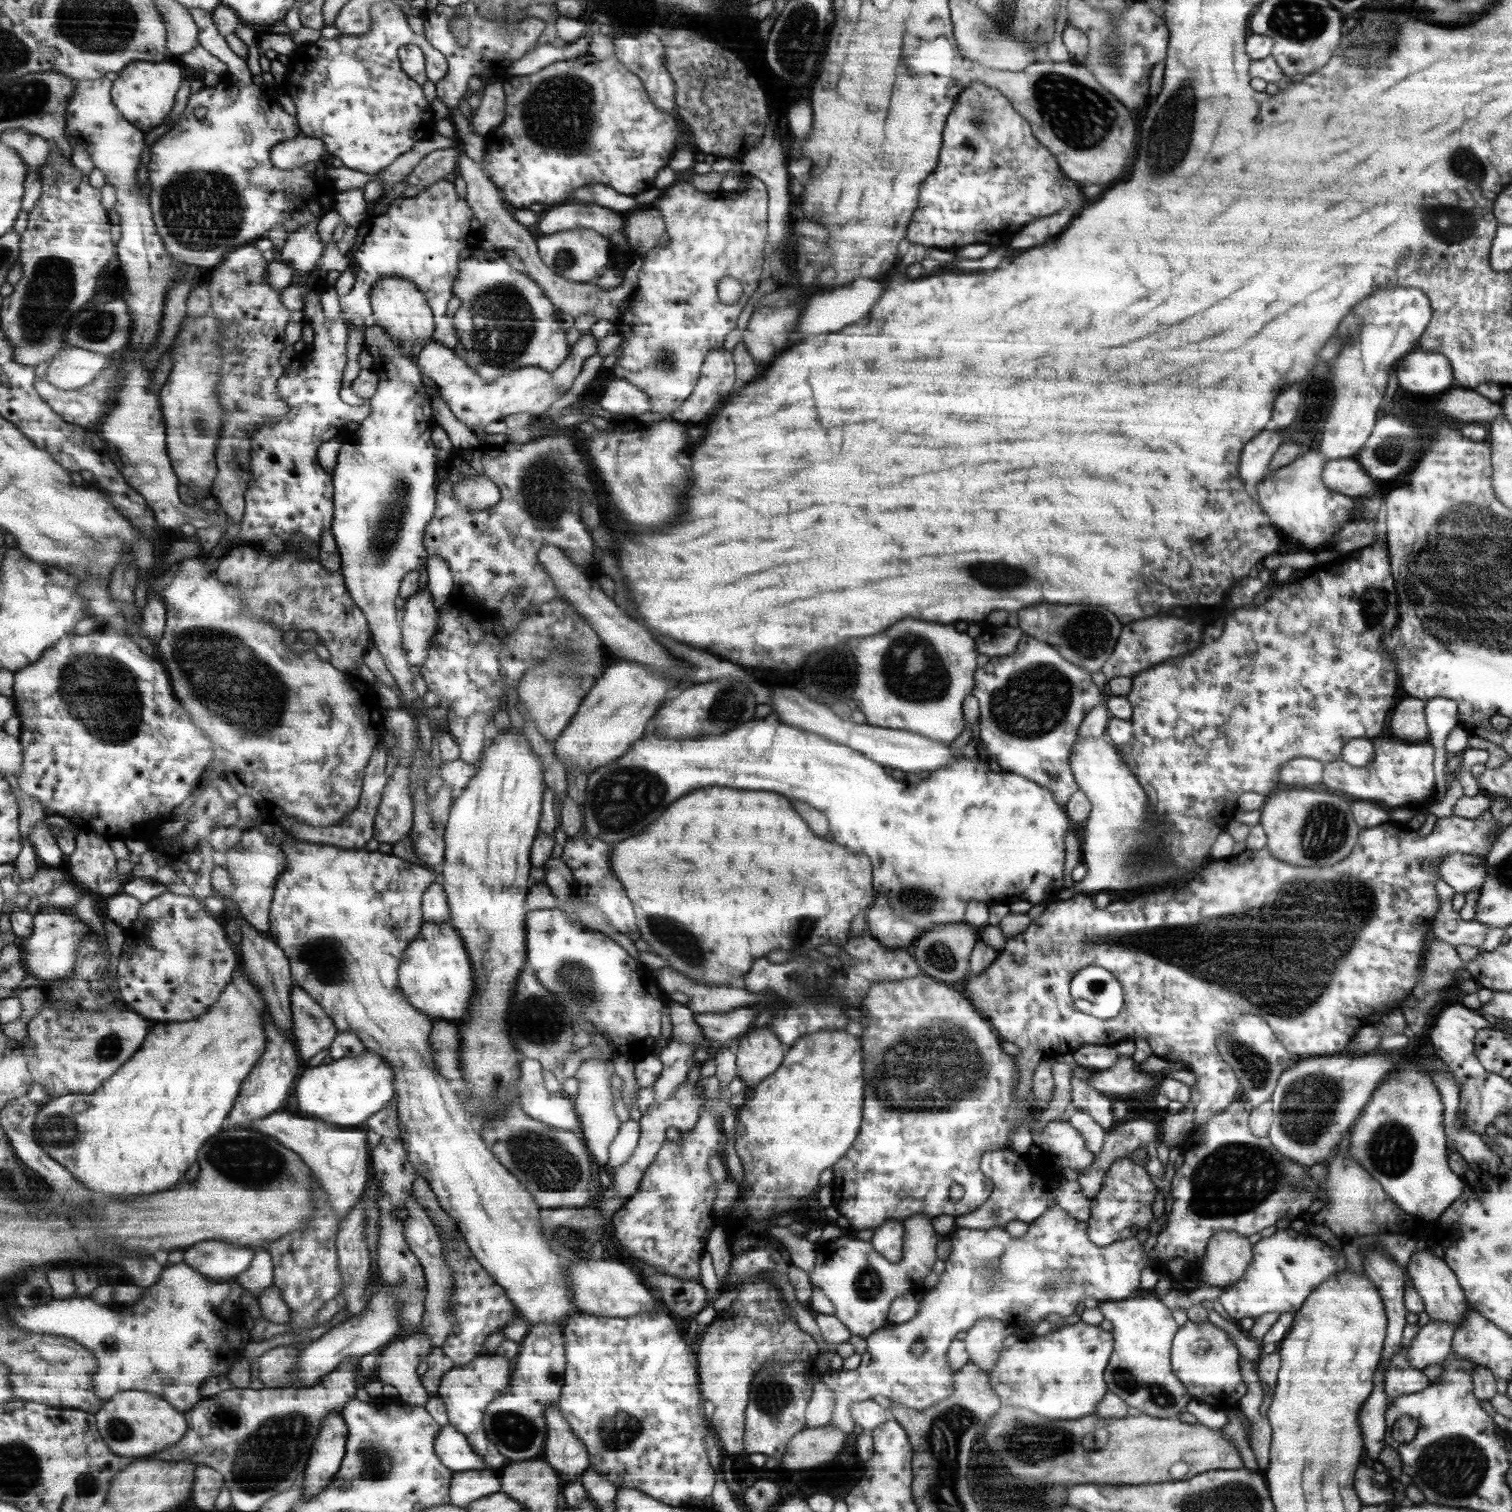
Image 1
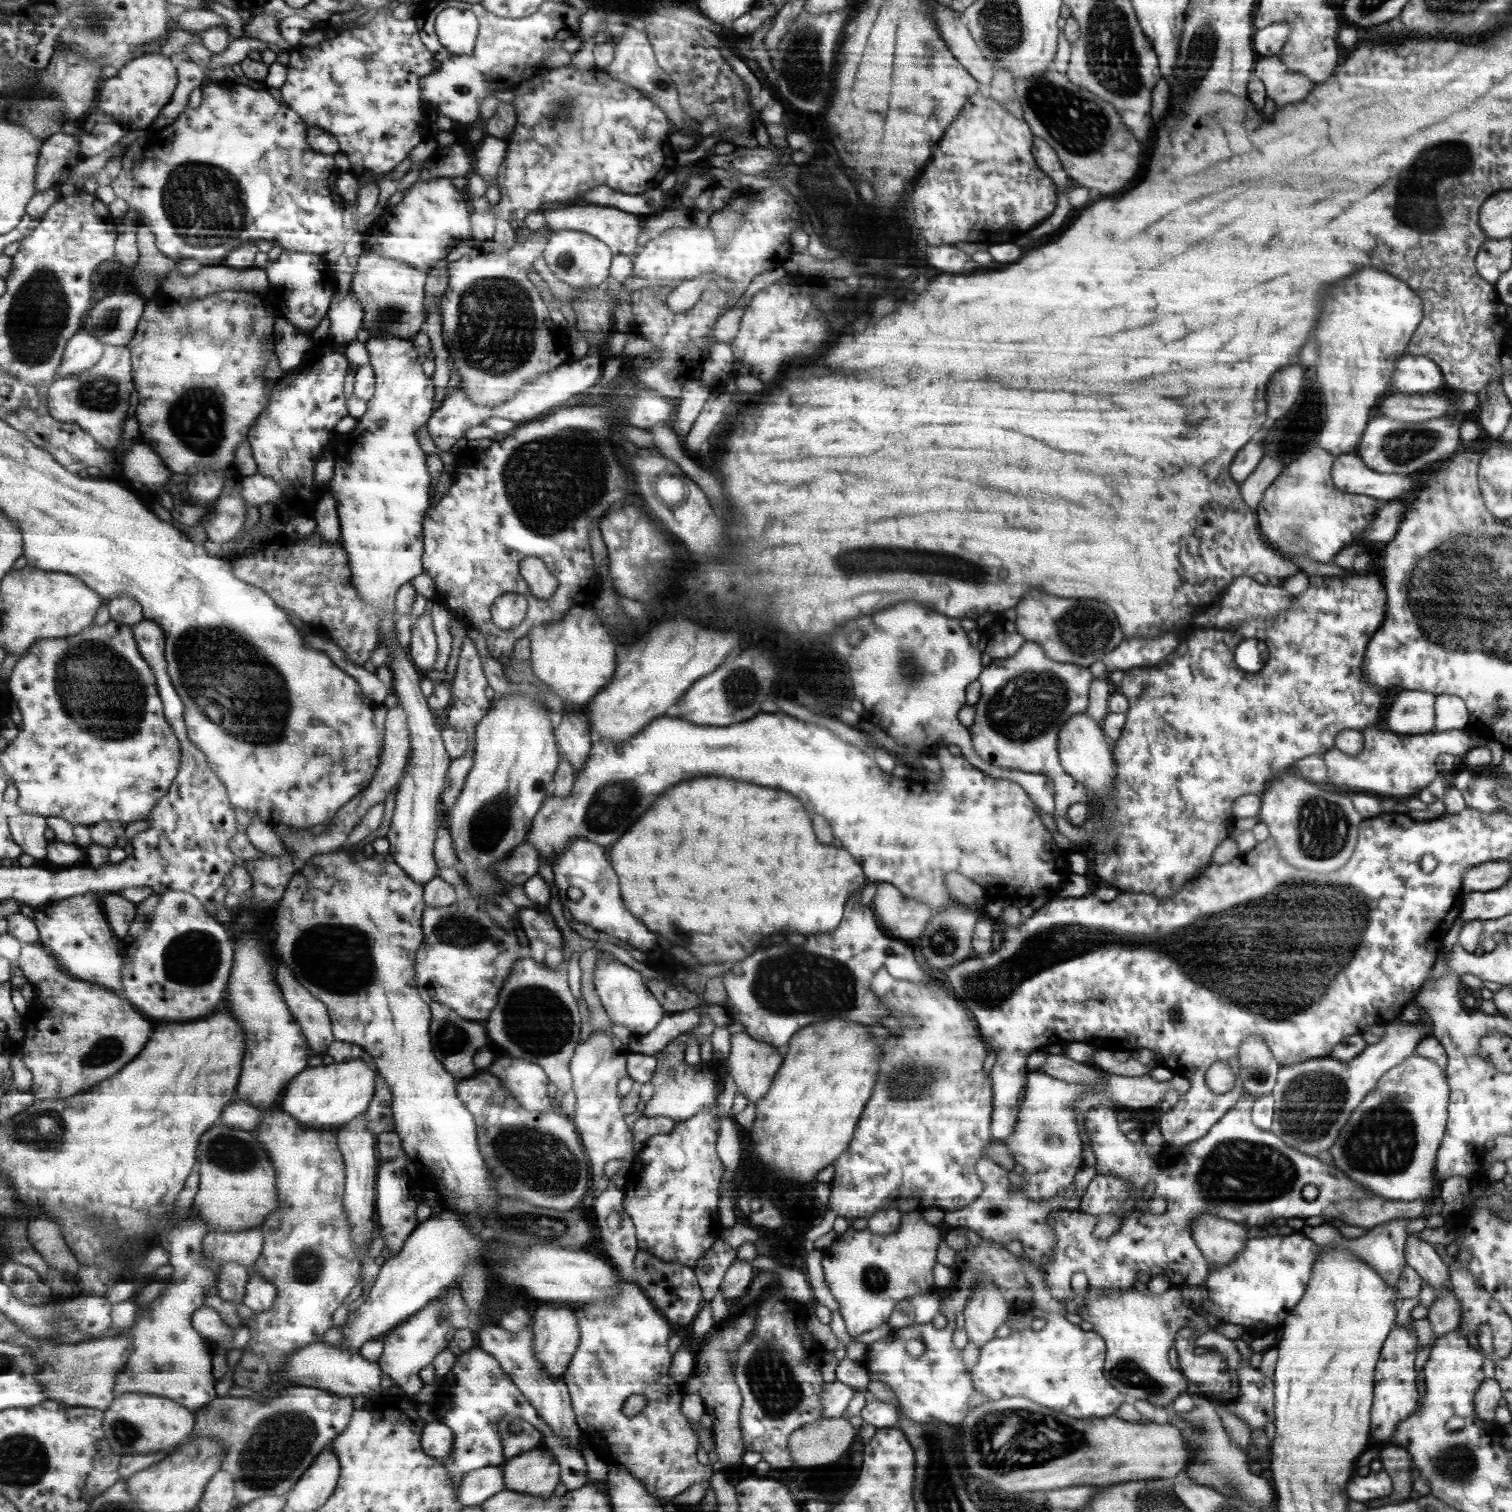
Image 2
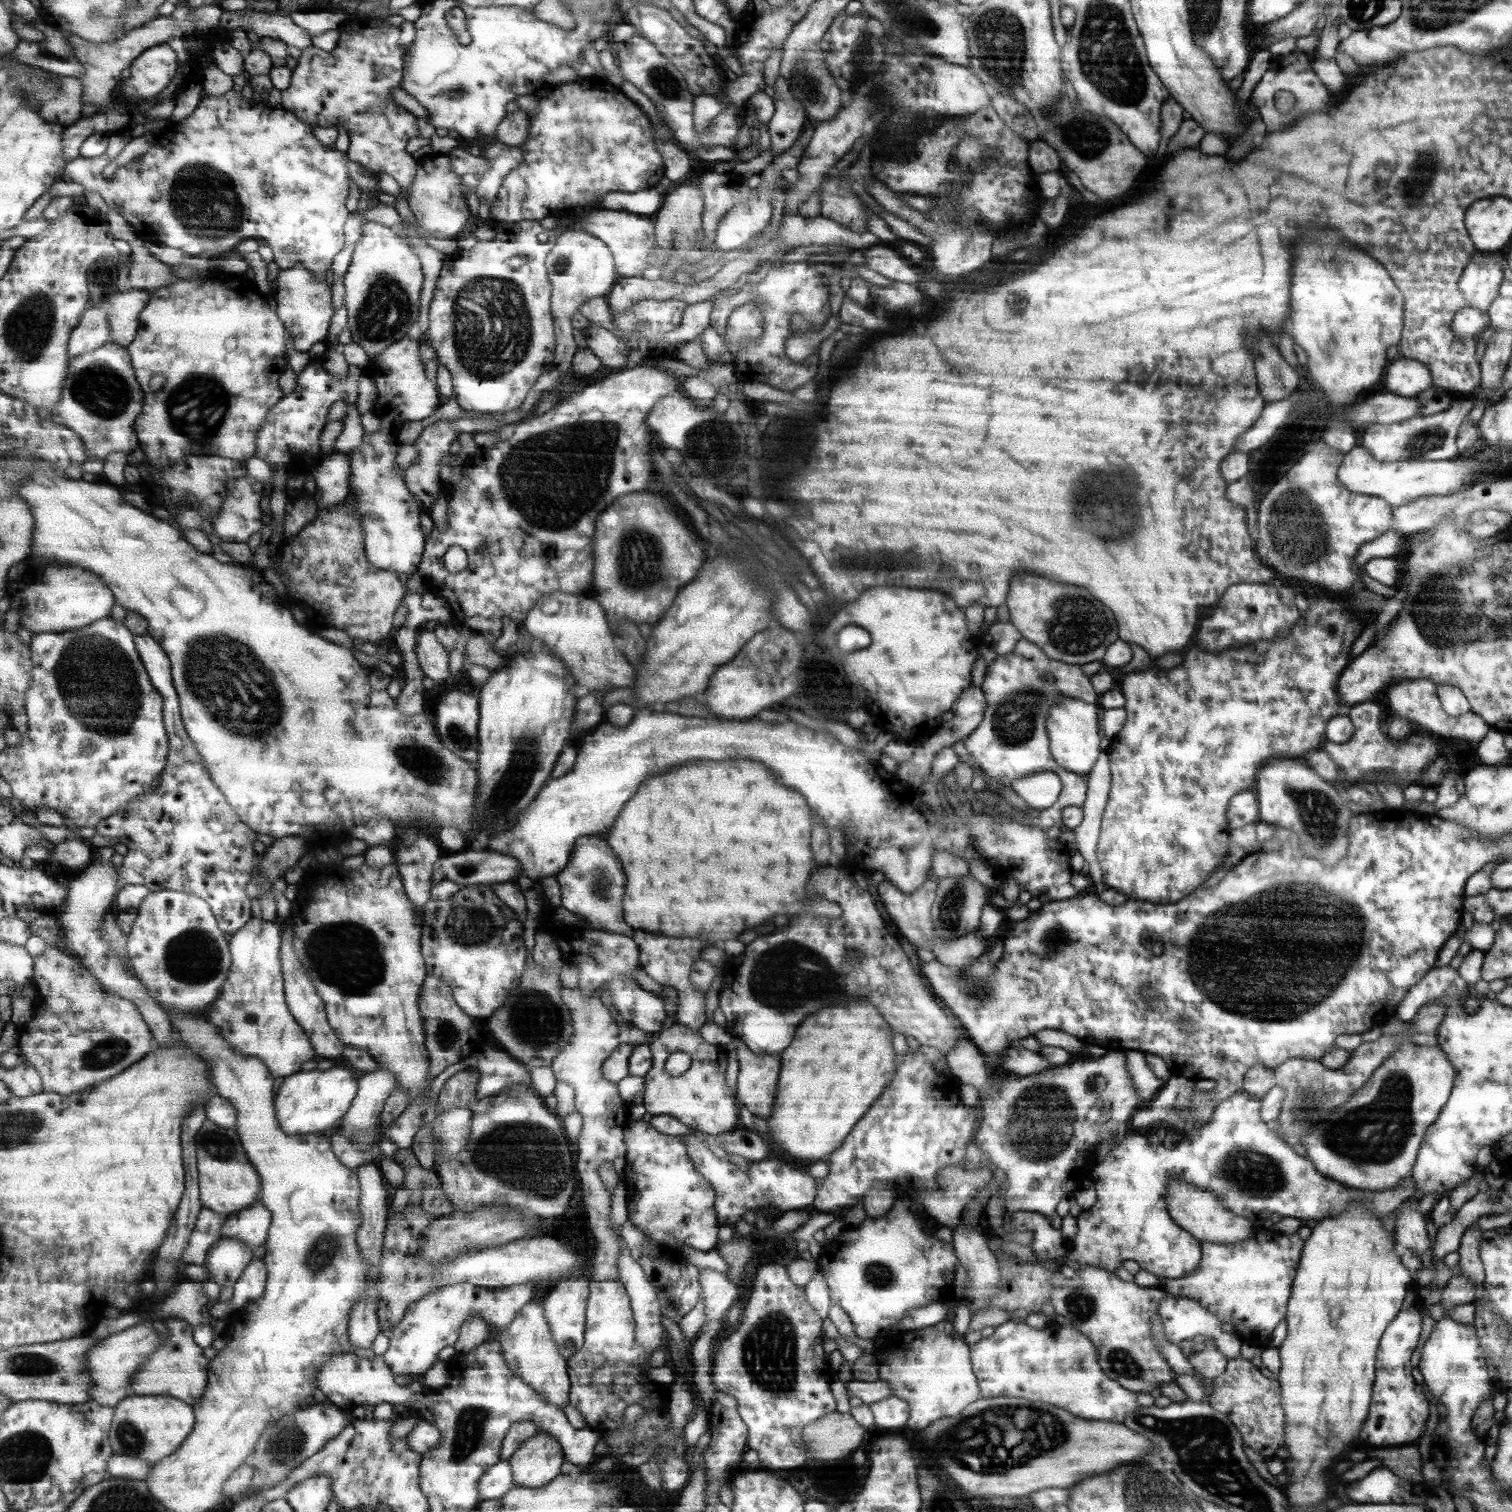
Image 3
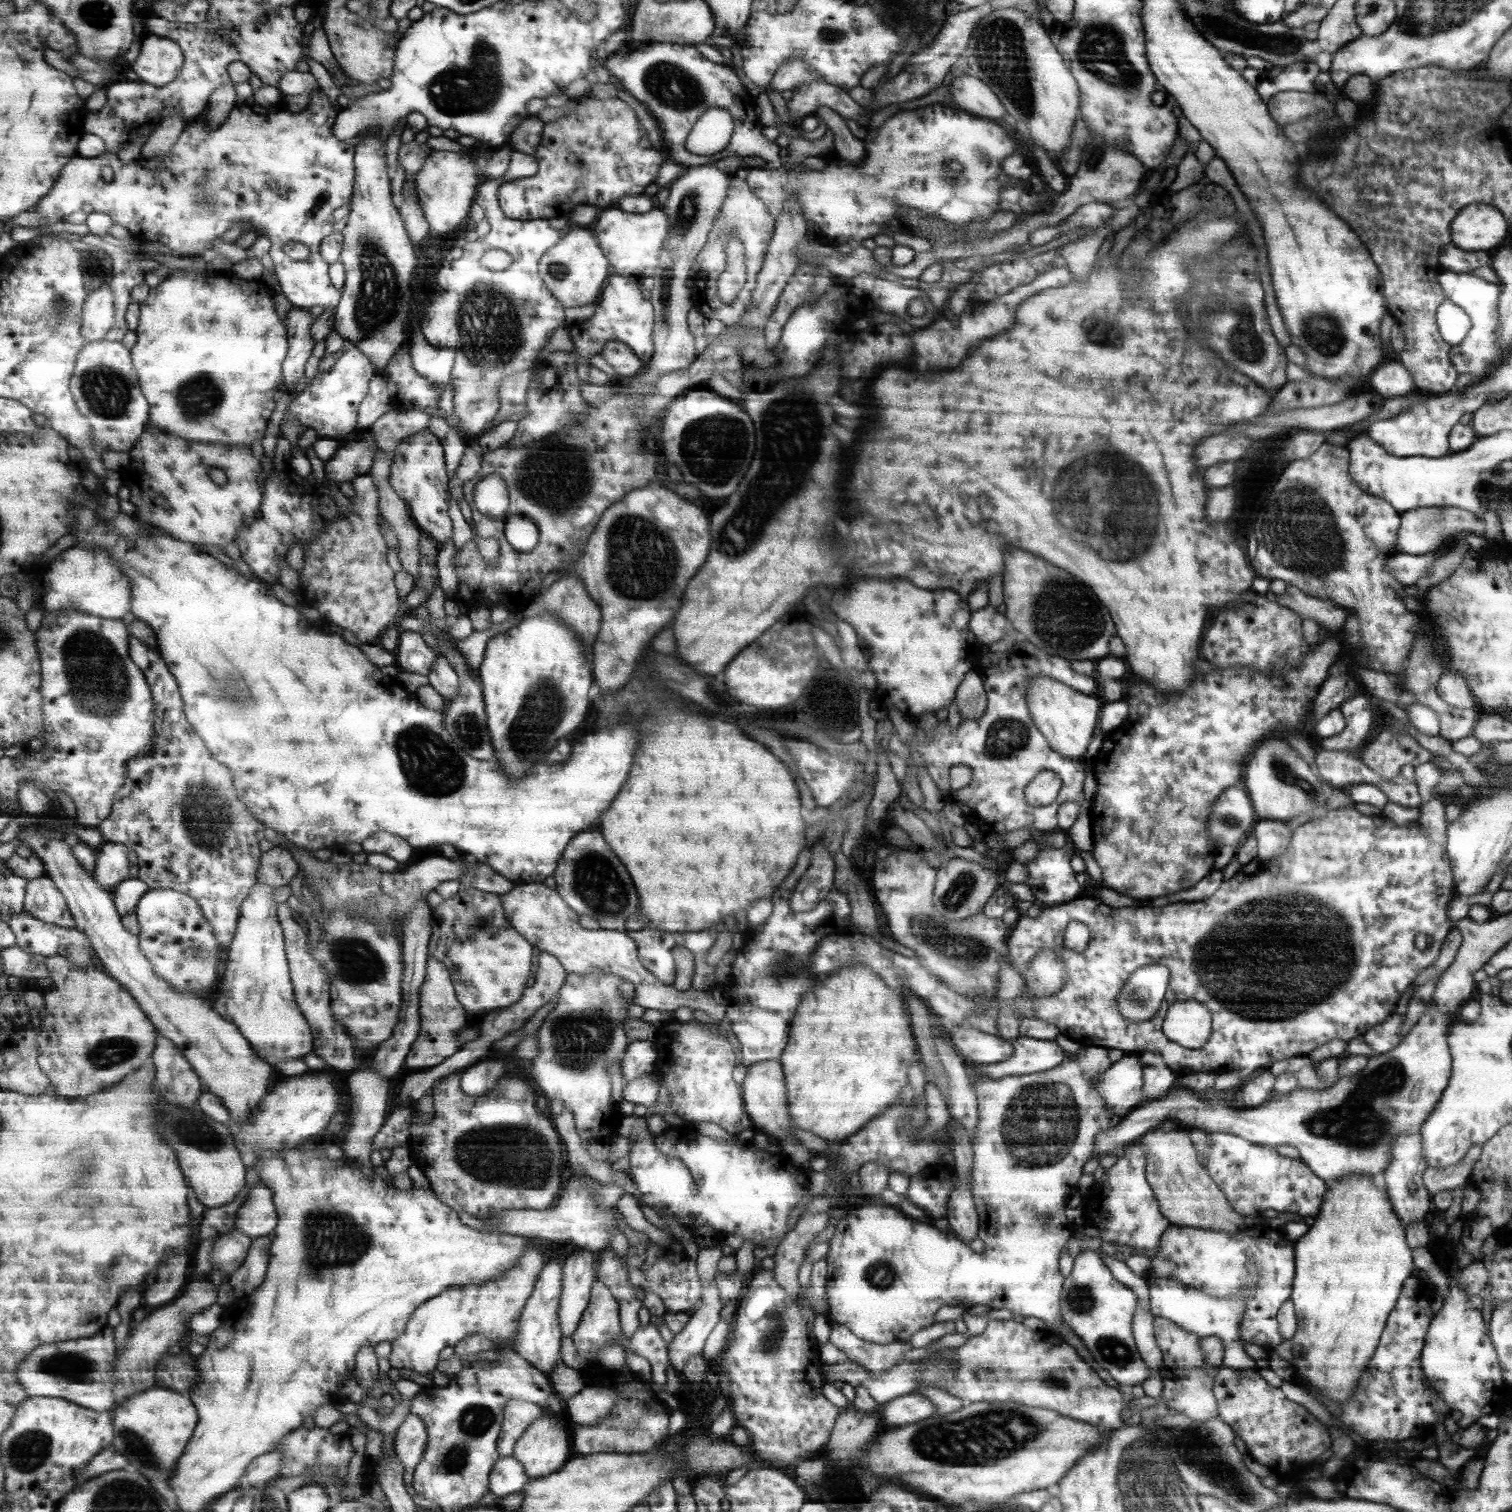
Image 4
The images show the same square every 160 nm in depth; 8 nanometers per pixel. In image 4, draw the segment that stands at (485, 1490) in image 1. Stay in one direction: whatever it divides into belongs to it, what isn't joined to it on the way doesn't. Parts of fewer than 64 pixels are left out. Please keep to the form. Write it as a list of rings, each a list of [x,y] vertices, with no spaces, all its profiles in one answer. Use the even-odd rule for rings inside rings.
[[[513,1457],[500,1458],[490,1476],[491,1493],[498,1498],[523,1492],[532,1478],[525,1470],[524,1464]]]

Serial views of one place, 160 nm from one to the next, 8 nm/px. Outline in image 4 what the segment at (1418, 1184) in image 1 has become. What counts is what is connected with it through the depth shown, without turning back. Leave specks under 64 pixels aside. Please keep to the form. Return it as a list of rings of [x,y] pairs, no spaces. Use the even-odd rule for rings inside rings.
[[[1428,1000],[1425,1002],[1425,1010],[1421,1013],[1421,1016],[1417,1019],[1417,1023],[1410,1028],[1409,1033],[1401,1039],[1399,1044],[1395,1045],[1393,1050],[1389,1050],[1389,1052],[1375,1055],[1374,1057],[1369,1057],[1369,1062],[1365,1064],[1365,1067],[1361,1070],[1358,1070],[1354,1075],[1339,1077],[1334,1085],[1331,1085],[1327,1090],[1321,1090],[1321,1092],[1313,1092],[1313,1090],[1293,1090],[1287,1096],[1283,1096],[1283,1098],[1277,1098],[1277,1100],[1270,1100],[1265,1102],[1264,1105],[1256,1106],[1251,1109],[1236,1109],[1229,1108],[1227,1106],[1223,1106],[1222,1104],[1215,1104],[1214,1102],[1206,1101],[1203,1099],[1197,1100],[1200,1098],[1198,1095],[1193,1096],[1190,1090],[1179,1085],[1174,1085],[1171,1092],[1169,1092],[1165,1097],[1153,1100],[1153,1101],[1145,1101],[1141,1106],[1132,1109],[1129,1113],[1127,1113],[1121,1119],[1116,1120],[1111,1126],[1107,1125],[1104,1129],[1100,1130],[1100,1133],[1097,1133],[1093,1143],[1092,1154],[1095,1158],[1099,1159],[1105,1155],[1111,1155],[1115,1148],[1121,1148],[1127,1146],[1133,1140],[1135,1140],[1138,1136],[1141,1136],[1145,1131],[1149,1129],[1154,1129],[1155,1127],[1159,1127],[1162,1122],[1165,1120],[1174,1120],[1176,1123],[1181,1124],[1181,1126],[1191,1126],[1191,1128],[1195,1128],[1195,1130],[1200,1130],[1206,1133],[1225,1133],[1225,1134],[1234,1134],[1239,1135],[1242,1139],[1248,1139],[1249,1142],[1257,1143],[1261,1146],[1270,1146],[1276,1147],[1279,1146],[1293,1146],[1295,1150],[1297,1150],[1297,1154],[1299,1154],[1299,1160],[1305,1164],[1310,1170],[1311,1173],[1316,1174],[1317,1178],[1324,1179],[1328,1185],[1332,1185],[1336,1183],[1337,1180],[1347,1176],[1348,1174],[1366,1174],[1370,1177],[1377,1174],[1383,1173],[1385,1170],[1385,1166],[1389,1164],[1388,1150],[1392,1145],[1392,1140],[1397,1135],[1401,1133],[1410,1133],[1411,1131],[1417,1131],[1420,1127],[1420,1124],[1424,1121],[1424,1118],[1428,1116],[1430,1110],[1435,1106],[1437,1100],[1441,1098],[1441,1092],[1443,1092],[1448,1085],[1448,1078],[1452,1069],[1452,1058],[1451,1051],[1448,1049],[1448,1028],[1449,1028],[1449,1014],[1442,1013],[1435,1005],[1435,1000]]]

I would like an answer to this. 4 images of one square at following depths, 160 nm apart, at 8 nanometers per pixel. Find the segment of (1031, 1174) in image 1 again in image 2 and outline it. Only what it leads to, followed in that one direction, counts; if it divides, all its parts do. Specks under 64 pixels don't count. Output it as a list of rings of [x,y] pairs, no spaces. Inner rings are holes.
[[[981,1157],[976,1163],[976,1174],[982,1182],[981,1192],[969,1205],[959,1210],[944,1211],[942,1222],[949,1228],[965,1227],[979,1234],[981,1239],[992,1240],[993,1242],[1011,1242],[1019,1240],[1023,1248],[1024,1257],[1033,1264],[1042,1264],[1047,1261],[1052,1248],[1056,1246],[1056,1234],[1048,1225],[1047,1218],[1052,1211],[1067,1209],[1079,1211],[1078,1197],[1054,1196],[1041,1204],[1031,1202],[1020,1191],[1019,1188],[1012,1188],[1007,1180],[1007,1171],[985,1157]]]

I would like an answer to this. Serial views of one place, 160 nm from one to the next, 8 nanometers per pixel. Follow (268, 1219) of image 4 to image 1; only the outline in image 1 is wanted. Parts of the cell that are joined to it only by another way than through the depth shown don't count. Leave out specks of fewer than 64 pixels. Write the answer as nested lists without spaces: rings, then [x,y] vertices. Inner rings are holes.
[[[201,1242],[201,1244],[195,1244],[193,1248],[187,1250],[187,1262],[189,1266],[192,1266],[195,1270],[198,1270],[201,1274],[218,1282],[234,1282],[240,1274],[243,1274],[246,1270],[251,1268],[253,1259],[255,1258],[255,1250],[247,1248],[247,1246],[237,1246],[237,1244],[229,1244],[229,1242]]]

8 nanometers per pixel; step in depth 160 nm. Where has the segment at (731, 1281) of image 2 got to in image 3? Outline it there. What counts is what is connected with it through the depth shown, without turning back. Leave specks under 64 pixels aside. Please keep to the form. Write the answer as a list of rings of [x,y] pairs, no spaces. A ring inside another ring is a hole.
[[[712,1269],[699,1270],[698,1283],[702,1300],[705,1300],[702,1327],[714,1318],[724,1317],[737,1293],[745,1290],[737,1288],[738,1284],[729,1282],[726,1274]]]

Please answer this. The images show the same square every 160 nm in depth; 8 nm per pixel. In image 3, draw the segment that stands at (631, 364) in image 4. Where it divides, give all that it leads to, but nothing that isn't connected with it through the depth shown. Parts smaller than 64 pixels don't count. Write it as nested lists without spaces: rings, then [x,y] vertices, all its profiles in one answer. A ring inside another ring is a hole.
[[[597,324],[591,326],[587,330],[587,334],[591,336],[589,338],[589,348],[603,360],[603,364],[607,364],[609,368],[627,369],[630,351],[628,343]]]

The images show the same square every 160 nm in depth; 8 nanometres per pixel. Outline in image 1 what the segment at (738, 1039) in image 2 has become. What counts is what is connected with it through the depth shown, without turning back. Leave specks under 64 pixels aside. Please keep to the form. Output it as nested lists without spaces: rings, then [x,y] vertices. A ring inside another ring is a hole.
[[[764,1028],[745,1034],[735,1055],[736,1076],[745,1085],[747,1093],[780,1069],[779,1064],[784,1061],[783,1052],[785,1048],[777,1036]]]

